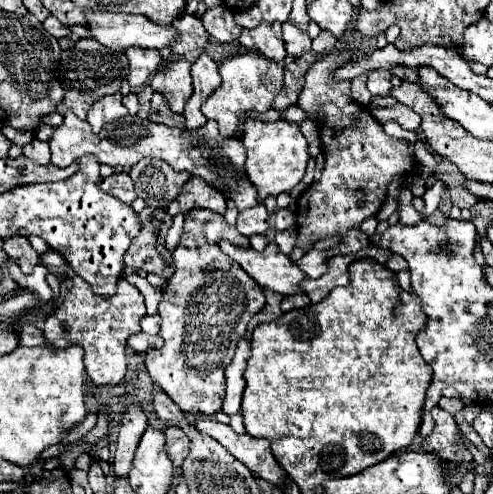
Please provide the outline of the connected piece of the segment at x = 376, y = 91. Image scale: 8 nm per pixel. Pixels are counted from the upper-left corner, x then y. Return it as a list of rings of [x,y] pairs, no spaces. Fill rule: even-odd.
[[[373,70],[367,76],[367,88],[373,96],[387,96],[391,90],[391,72],[389,70]]]

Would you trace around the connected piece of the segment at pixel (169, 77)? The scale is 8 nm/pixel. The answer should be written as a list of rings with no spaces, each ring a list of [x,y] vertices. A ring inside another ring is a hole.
[[[183,58],[173,60],[173,62],[167,62],[163,70],[159,70],[159,74],[155,74],[155,78],[151,80],[153,90],[161,92],[169,102],[171,110],[177,114],[183,114],[183,106],[193,94],[189,68],[191,68],[191,62]]]

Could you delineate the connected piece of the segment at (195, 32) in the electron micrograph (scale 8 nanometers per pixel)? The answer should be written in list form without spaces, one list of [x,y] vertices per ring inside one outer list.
[[[183,12],[181,18],[175,18],[173,26],[179,32],[177,42],[171,42],[171,46],[169,46],[173,54],[185,54],[189,50],[203,50],[205,48],[209,34],[205,32],[205,28],[197,16]]]

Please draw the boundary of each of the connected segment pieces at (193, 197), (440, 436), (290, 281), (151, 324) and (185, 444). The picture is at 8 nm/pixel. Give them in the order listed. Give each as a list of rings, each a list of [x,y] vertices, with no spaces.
[[[189,178],[183,184],[181,194],[167,208],[167,212],[171,216],[175,216],[175,214],[185,214],[195,208],[209,208],[213,212],[225,214],[225,196],[221,190],[207,186],[207,182],[203,182],[203,178]]]
[[[435,406],[431,410],[431,416],[435,420],[435,428],[423,440],[425,452],[433,452],[433,454],[445,458],[447,462],[459,464],[463,470],[469,470],[469,466],[473,466],[475,462],[473,462],[471,452],[463,446],[463,442],[459,438],[459,426],[453,420],[453,416],[439,406]]]
[[[219,240],[217,244],[227,256],[231,256],[239,266],[243,266],[243,270],[255,282],[259,282],[261,288],[269,288],[285,296],[303,294],[299,282],[305,278],[305,274],[279,250],[275,242],[269,242],[263,252],[233,246],[227,240]]]
[[[153,314],[153,316],[145,316],[141,320],[141,328],[145,334],[157,334],[159,332],[159,326],[161,326],[161,318],[159,314]]]
[[[169,426],[165,430],[165,436],[167,436],[167,452],[173,460],[173,466],[179,468],[189,452],[189,438],[187,438],[187,434],[183,434],[183,430],[179,430],[175,426]]]

